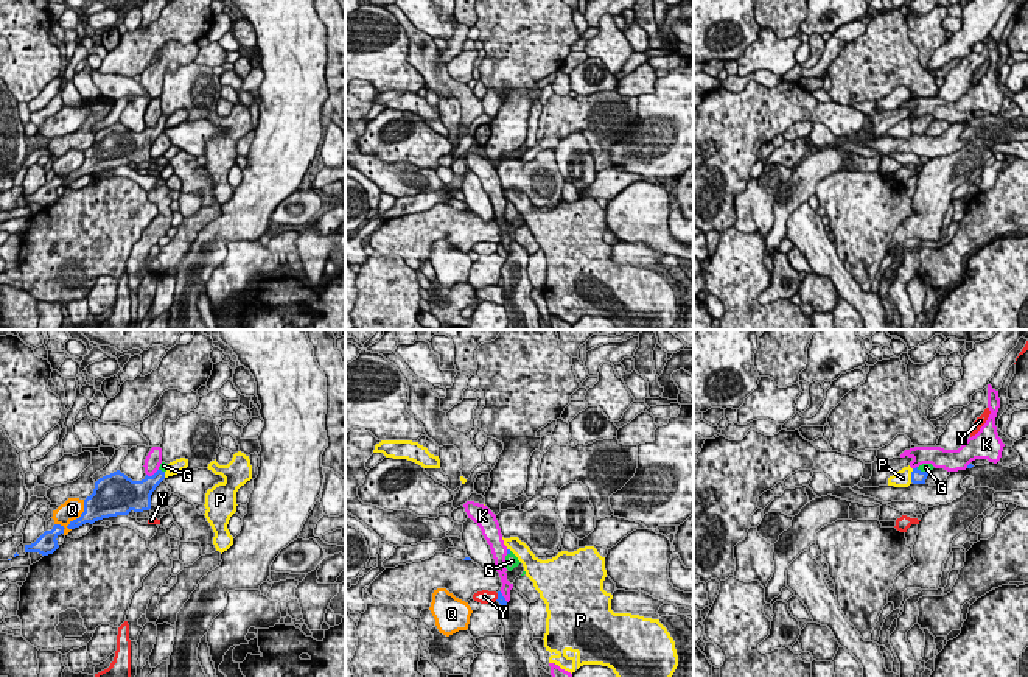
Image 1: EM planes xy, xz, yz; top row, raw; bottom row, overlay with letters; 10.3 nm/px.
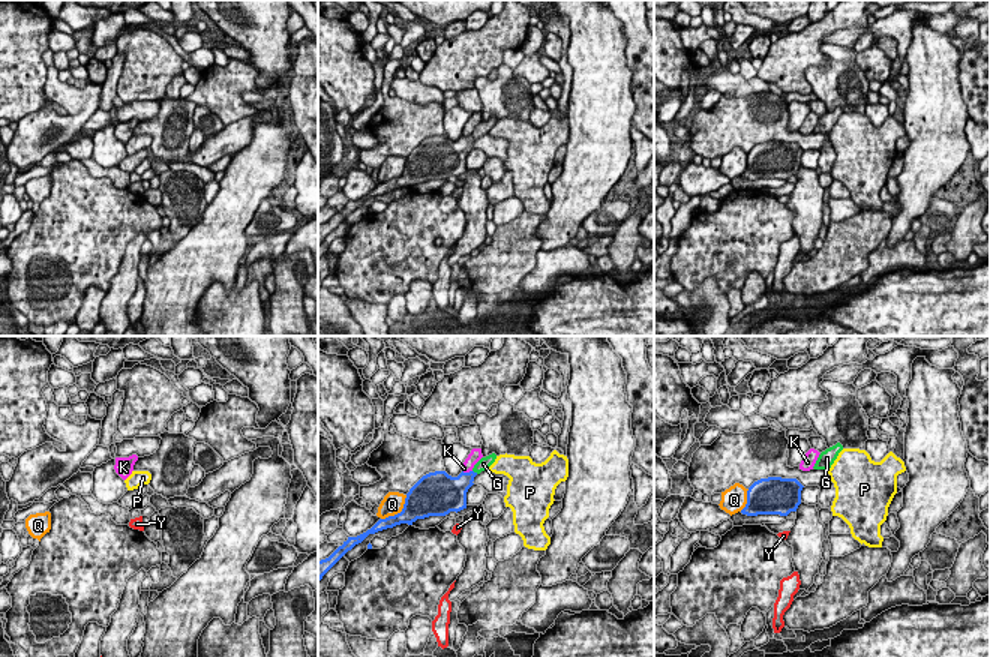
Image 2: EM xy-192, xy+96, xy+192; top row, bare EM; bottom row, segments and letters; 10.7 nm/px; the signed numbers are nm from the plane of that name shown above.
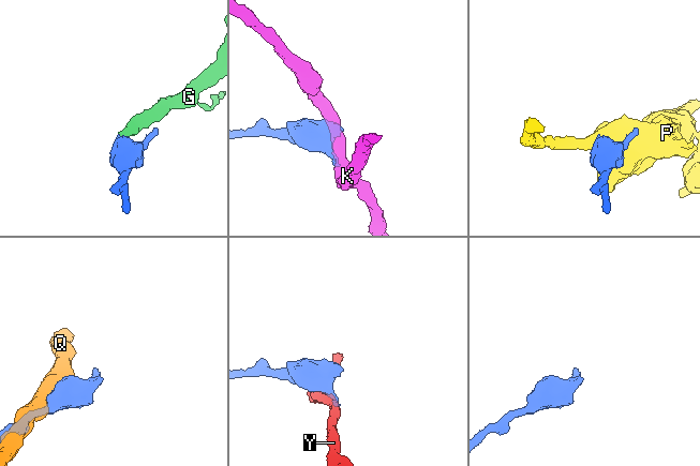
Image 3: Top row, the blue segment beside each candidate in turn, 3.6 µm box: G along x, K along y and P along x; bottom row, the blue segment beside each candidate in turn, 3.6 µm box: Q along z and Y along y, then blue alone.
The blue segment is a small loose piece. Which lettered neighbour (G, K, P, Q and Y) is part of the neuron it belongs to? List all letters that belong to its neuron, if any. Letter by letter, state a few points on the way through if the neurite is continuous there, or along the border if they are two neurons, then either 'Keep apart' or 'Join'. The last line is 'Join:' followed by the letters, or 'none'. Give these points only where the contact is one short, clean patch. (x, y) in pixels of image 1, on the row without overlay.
G: Path across: yz (918, 128), (923, 123), (926, 119). Join
K: Keep apart
P: Boundary: yz (913, 120), (910, 133). Keep apart
Q: Keep apart
Y: Keep apart
Join: G

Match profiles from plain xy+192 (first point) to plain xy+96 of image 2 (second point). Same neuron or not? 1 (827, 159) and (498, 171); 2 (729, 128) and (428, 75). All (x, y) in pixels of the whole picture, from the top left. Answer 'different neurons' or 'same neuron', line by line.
1: same neuron
2: different neurons

